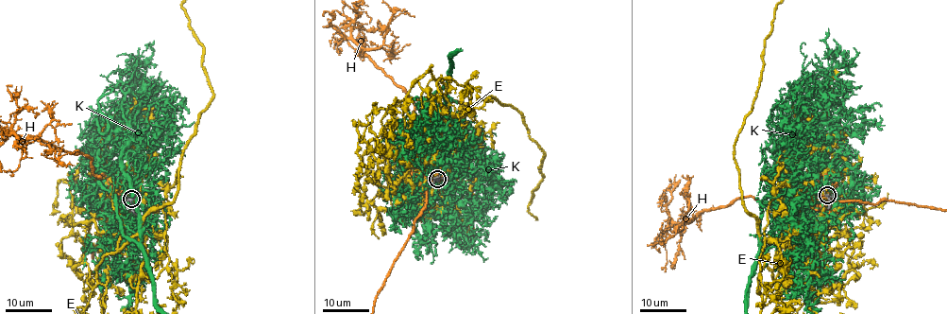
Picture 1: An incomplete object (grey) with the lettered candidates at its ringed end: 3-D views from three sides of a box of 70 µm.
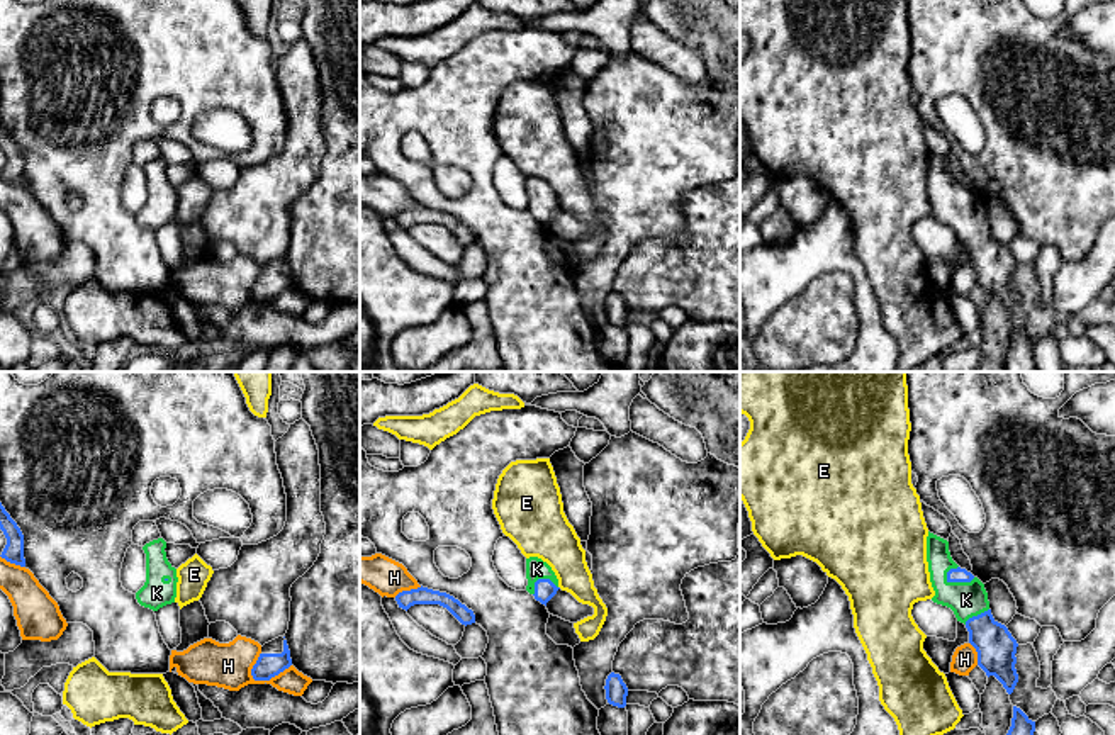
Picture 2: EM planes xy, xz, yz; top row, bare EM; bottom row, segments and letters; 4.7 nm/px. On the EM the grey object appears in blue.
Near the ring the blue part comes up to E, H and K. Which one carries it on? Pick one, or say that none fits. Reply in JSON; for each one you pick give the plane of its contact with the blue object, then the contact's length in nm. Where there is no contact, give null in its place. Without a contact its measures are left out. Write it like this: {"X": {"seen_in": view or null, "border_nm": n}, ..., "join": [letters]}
{"K": {"seen_in": "yz", "border_nm": 150}, "join": ["K"]}

